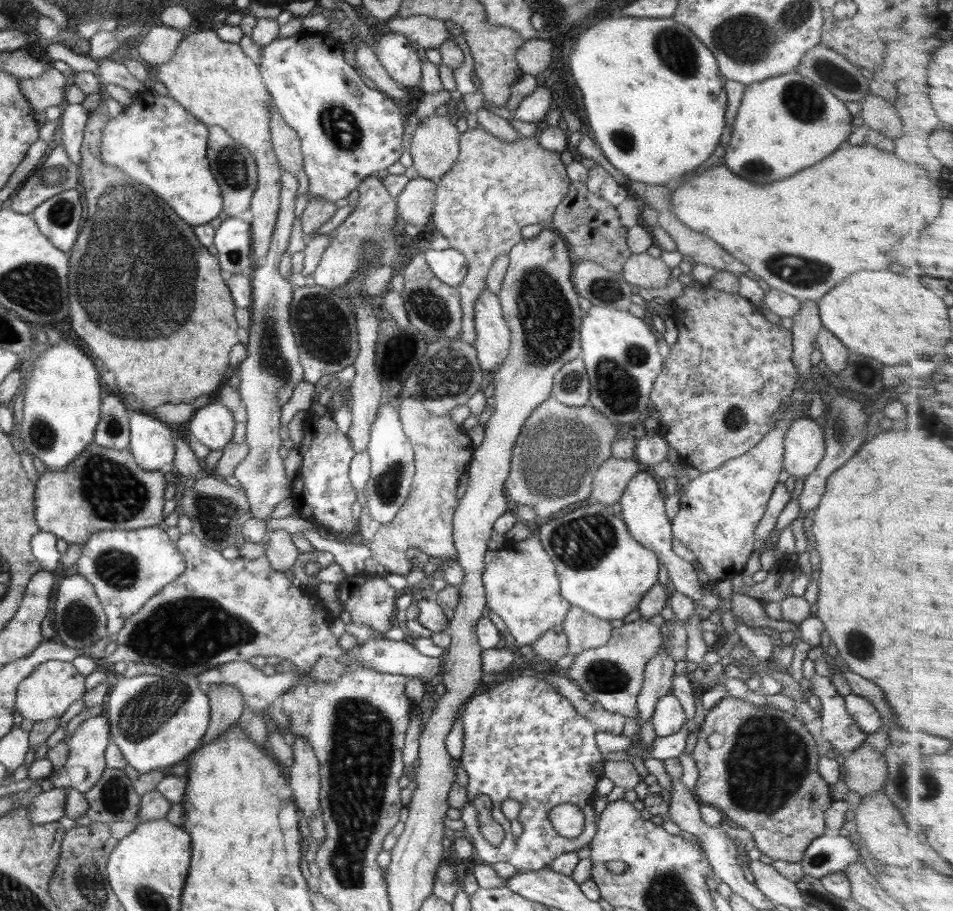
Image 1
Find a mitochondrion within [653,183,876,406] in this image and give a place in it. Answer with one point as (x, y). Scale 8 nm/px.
(803, 275)

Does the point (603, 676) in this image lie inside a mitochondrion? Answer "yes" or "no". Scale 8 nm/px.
yes

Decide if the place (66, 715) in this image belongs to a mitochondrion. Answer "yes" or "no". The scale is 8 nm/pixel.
no

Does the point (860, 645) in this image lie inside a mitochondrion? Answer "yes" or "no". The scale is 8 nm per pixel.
yes

